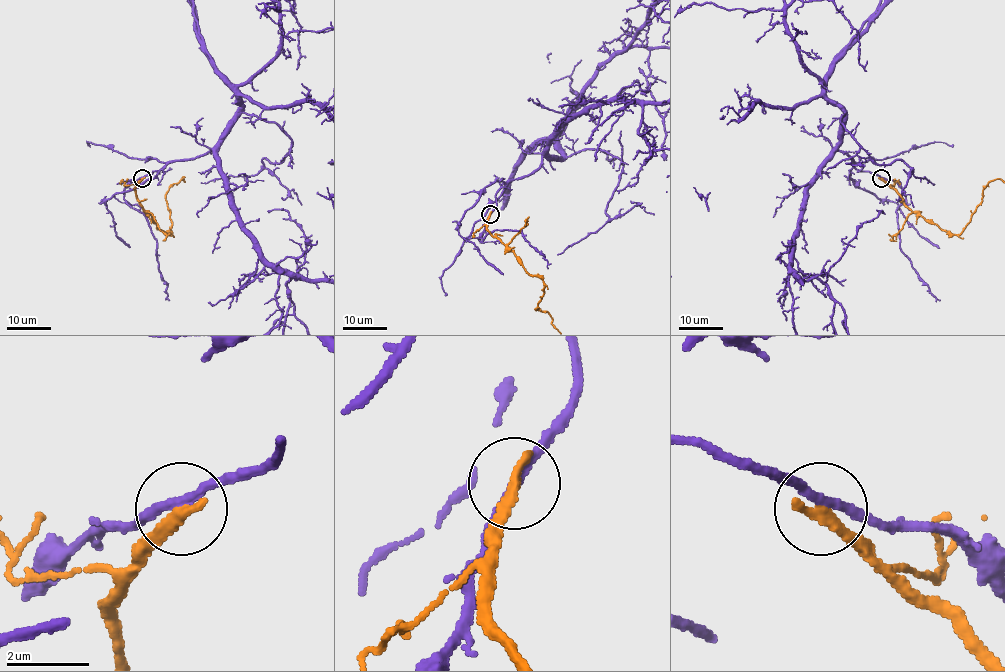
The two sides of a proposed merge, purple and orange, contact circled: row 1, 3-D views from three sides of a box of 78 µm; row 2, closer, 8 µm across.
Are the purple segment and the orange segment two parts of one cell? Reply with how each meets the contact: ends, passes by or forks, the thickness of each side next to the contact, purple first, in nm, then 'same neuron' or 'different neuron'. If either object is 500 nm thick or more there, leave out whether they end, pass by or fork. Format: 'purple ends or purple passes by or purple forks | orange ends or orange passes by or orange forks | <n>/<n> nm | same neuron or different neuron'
purple passes by | orange ends | 220/320 nm | different neuron

